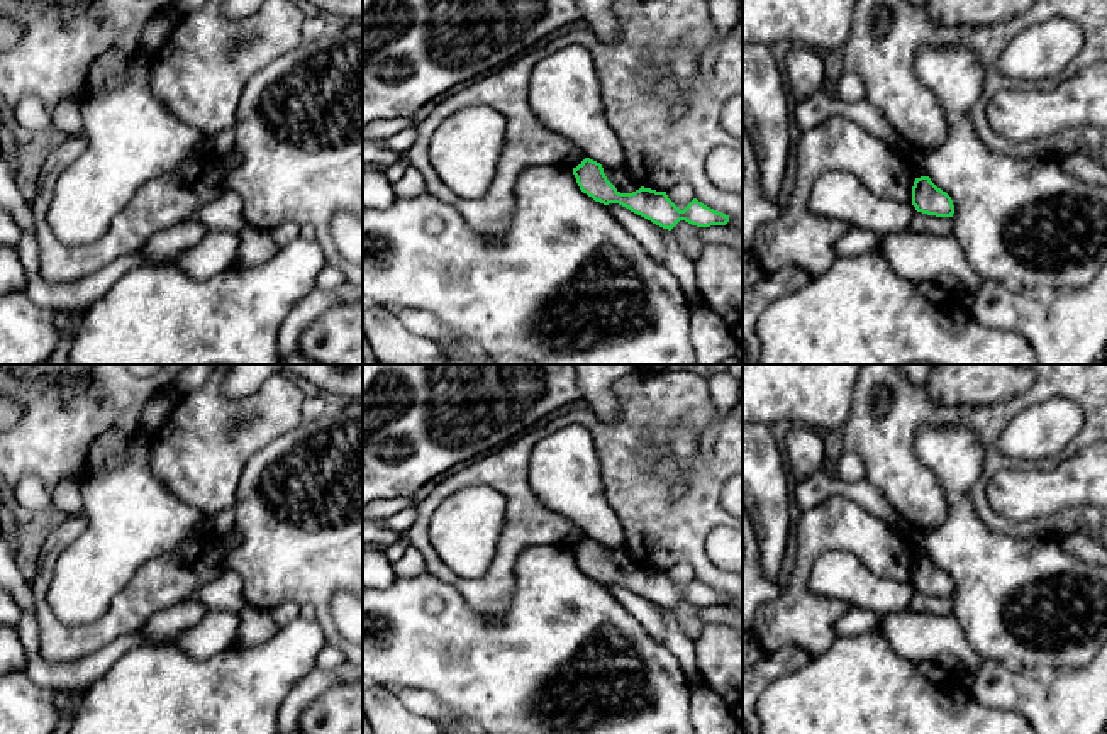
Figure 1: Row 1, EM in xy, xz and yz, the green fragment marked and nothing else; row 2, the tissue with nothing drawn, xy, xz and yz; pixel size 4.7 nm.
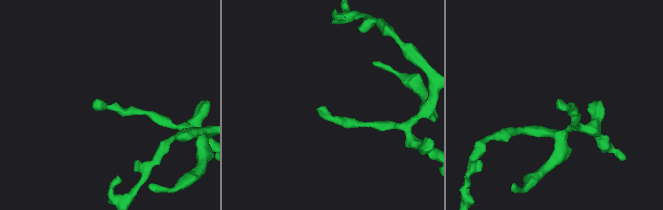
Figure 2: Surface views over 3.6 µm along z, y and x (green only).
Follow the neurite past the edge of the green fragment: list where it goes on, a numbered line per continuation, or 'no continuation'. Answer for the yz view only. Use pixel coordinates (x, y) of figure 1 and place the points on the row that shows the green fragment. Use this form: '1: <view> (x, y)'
no continuation

